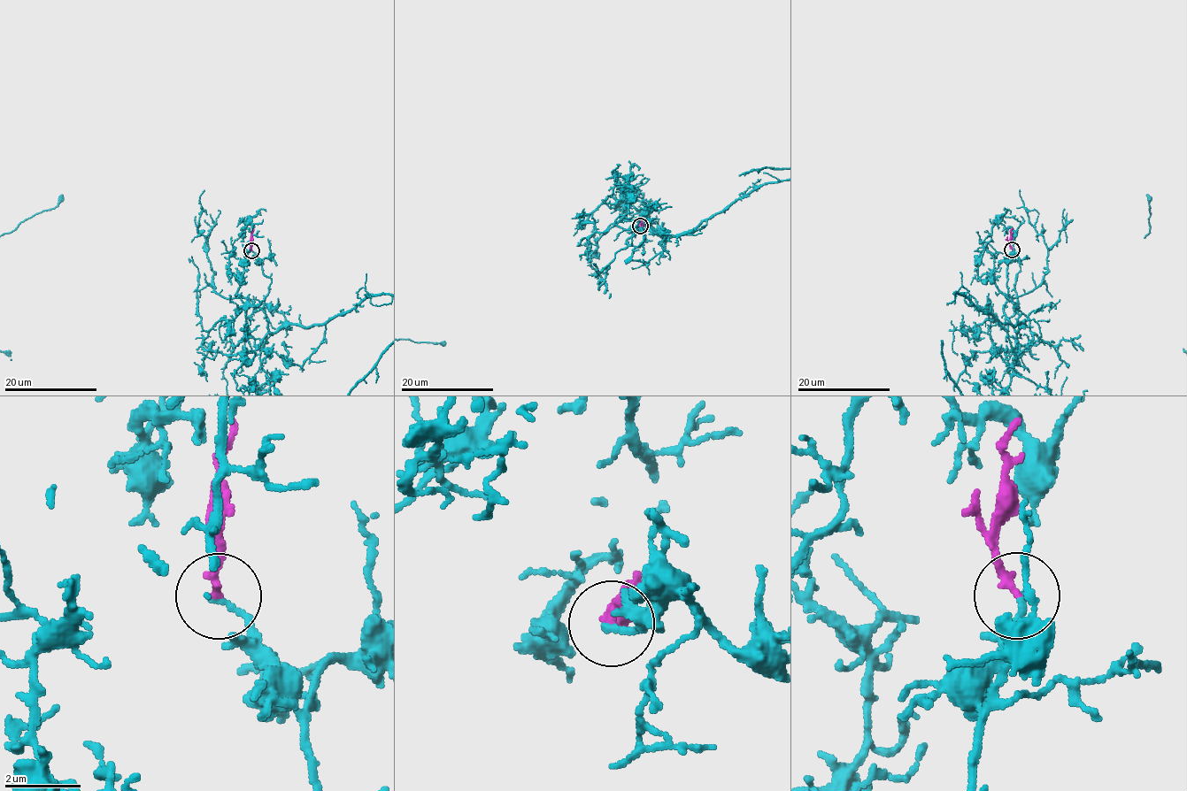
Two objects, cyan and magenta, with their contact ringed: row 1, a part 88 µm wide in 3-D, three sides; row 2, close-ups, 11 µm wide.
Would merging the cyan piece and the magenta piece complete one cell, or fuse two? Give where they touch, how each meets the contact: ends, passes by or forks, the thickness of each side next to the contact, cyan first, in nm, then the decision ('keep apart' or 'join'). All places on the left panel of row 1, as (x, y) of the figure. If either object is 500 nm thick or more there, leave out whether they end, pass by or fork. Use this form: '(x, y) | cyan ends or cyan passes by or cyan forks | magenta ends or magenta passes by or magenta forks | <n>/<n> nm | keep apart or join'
(251, 250) | cyan ends | magenta ends | 180/220 nm | keep apart

